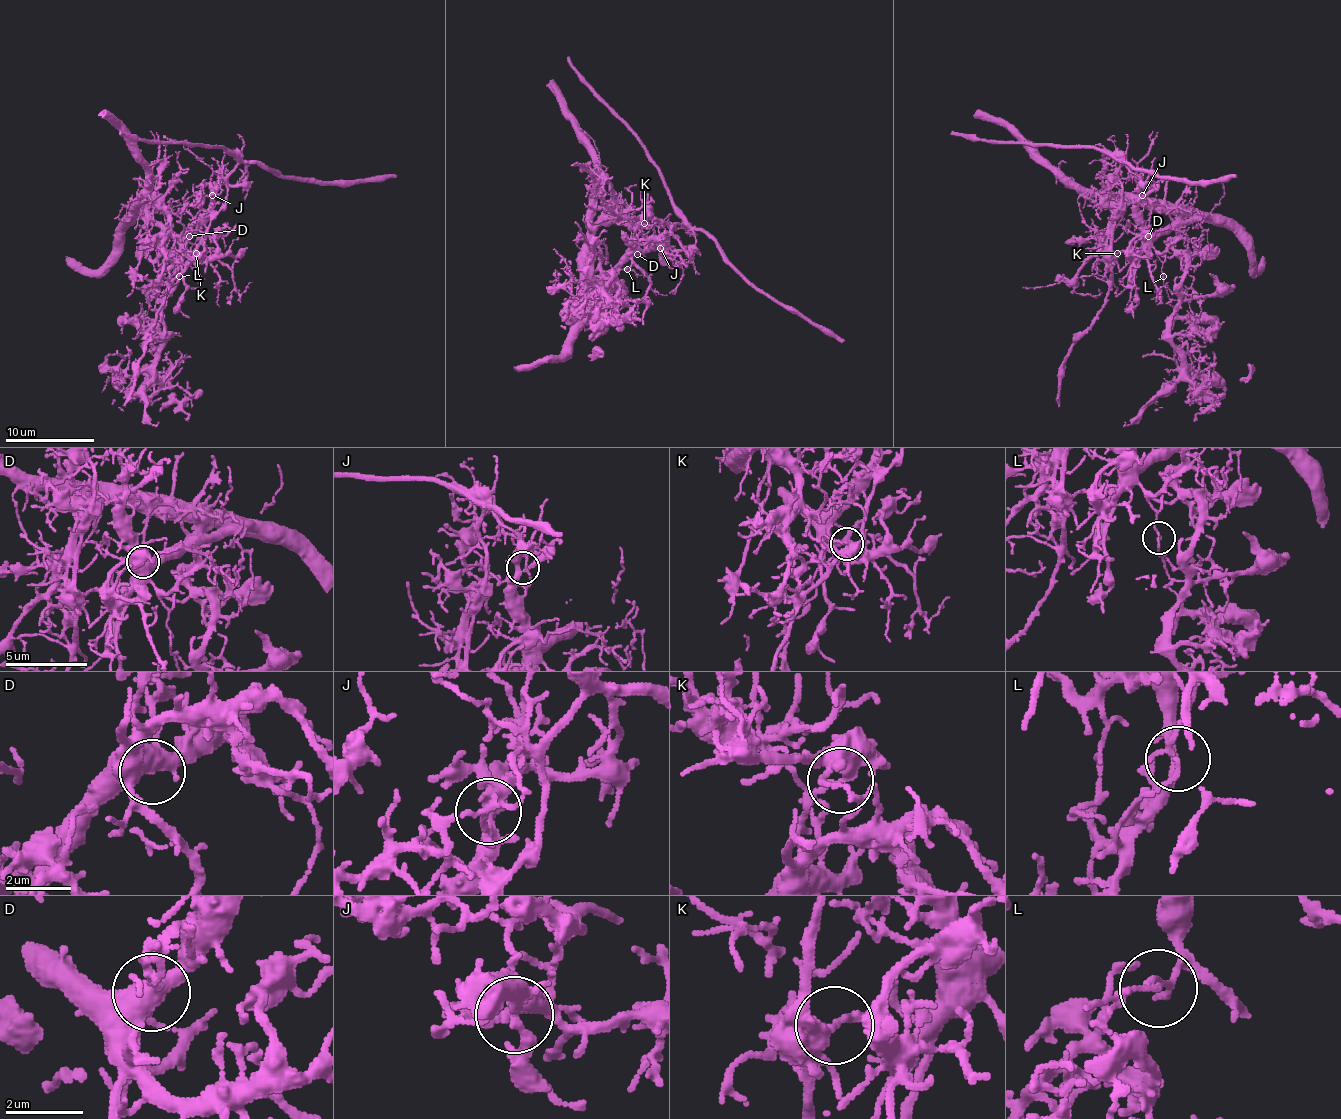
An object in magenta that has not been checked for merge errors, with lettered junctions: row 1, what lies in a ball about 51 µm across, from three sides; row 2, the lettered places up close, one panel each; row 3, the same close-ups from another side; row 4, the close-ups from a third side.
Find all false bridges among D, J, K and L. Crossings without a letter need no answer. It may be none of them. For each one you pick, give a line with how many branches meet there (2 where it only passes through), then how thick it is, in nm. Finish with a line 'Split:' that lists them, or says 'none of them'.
K: 2 branches meet; 360 nm thick
L: 2 branches meet; 130 nm thick
Split: K, L

